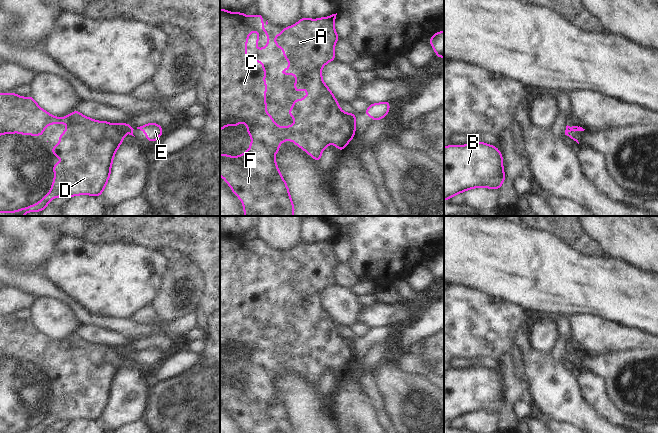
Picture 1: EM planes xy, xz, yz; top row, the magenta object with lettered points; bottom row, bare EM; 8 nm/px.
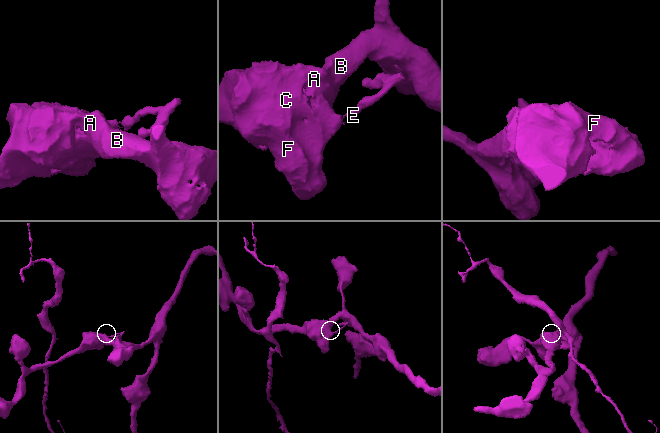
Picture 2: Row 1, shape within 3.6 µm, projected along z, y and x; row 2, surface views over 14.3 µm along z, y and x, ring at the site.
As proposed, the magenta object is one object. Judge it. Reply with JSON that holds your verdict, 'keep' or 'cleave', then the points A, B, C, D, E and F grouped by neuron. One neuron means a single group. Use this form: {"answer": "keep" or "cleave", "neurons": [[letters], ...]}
{"answer": "cleave", "neurons": [["A", "B", "C", "D", "F"], ["E"]]}

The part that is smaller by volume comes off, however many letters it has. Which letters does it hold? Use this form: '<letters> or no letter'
E

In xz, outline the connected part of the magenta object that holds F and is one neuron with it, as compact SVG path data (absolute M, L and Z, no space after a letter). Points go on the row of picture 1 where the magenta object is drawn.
M220 9L220 132L226 126L238 127L240 122L244 123L252 140L249 149L240 156L220 154L220 176L230 186L231 191L240 199L243 206L244 216L293 216L295 206L290 196L289 188L279 171L274 158L279 153L282 142L292 141L300 149L304 150L316 162L320 163L324 149L334 144L339 151L346 148L348 143L355 137L356 127L354 125L355 113L344 112L336 97L325 84L322 78L322 67L330 61L336 60L335 44L339 40L334 23L336 14L318 19L302 17L297 23L284 27L280 34L276 34L274 42L277 48L283 49L283 57L289 62L287 69L280 69L280 75L296 75L294 81L294 93L307 89L307 96L304 99L293 99L293 106L288 109L288 114L296 121L294 125L286 125L283 129L279 124L274 123L272 115L267 114L266 92L267 82L263 79L267 76L264 63L261 59L254 62L247 59L247 41L250 33L258 32L255 50L264 50L269 46L269 32L263 29L263 16L258 13L253 16L245 15L243 12L230 12L227 9Z

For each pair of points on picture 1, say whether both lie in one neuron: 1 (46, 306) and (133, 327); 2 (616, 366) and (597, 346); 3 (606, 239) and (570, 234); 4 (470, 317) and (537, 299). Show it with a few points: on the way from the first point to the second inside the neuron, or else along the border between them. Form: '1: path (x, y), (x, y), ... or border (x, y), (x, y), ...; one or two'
1: border (56, 299), (65, 302), (83, 324); two
2: border (633, 348), (610, 352); two
3: border (578, 226), (578, 229), (591, 238), (603, 253); two
4: border (492, 297), (503, 299), (520, 307), (525, 312); two

